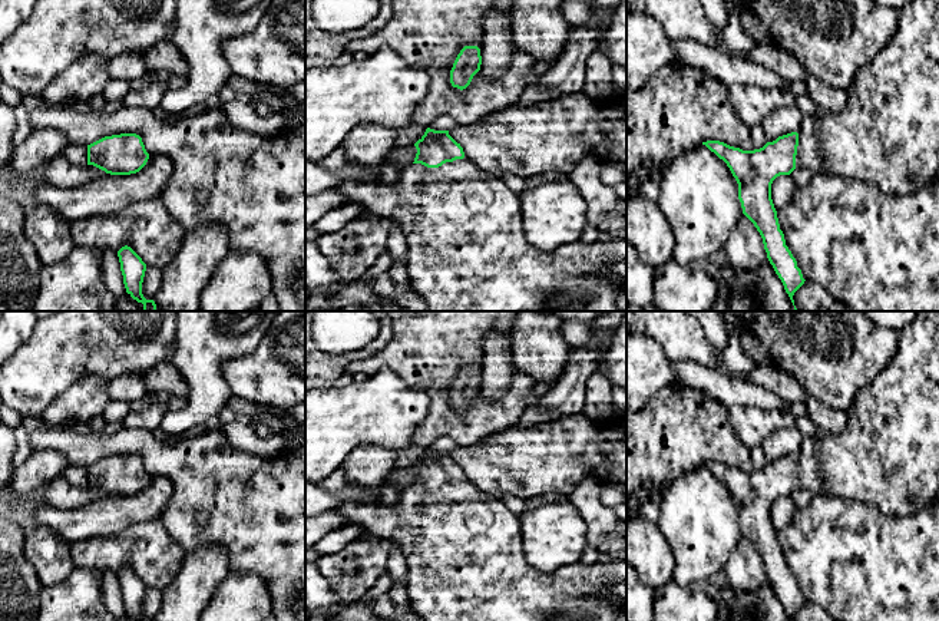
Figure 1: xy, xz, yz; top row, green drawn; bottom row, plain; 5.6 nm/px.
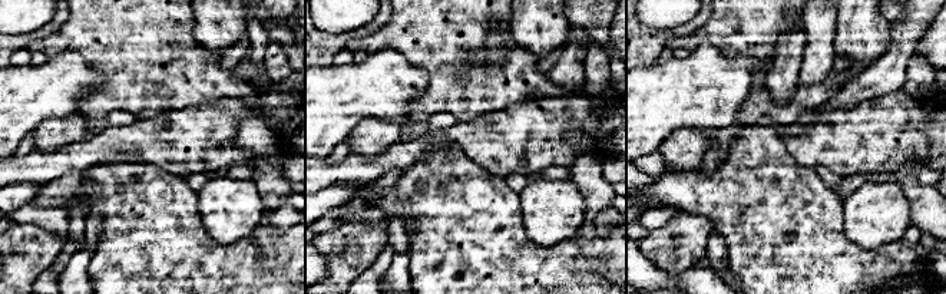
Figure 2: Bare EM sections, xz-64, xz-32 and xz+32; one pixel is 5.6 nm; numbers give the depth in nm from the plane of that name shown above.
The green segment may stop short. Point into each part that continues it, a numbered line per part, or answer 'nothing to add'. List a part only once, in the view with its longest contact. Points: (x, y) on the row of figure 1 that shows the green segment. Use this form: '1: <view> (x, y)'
1: xz (468, 251)

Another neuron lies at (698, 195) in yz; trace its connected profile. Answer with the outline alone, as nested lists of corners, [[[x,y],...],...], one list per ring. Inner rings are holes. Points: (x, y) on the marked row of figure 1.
[[[700,145],[680,153],[659,176],[657,202],[675,238],[672,258],[688,264],[724,248],[744,215],[727,163]]]

